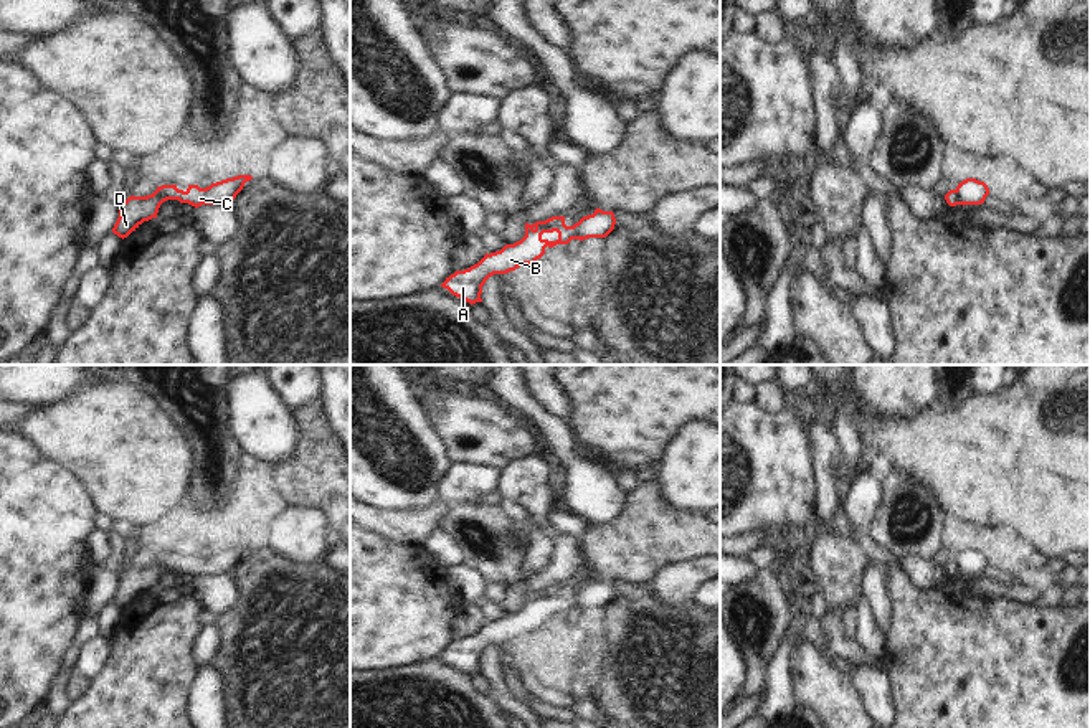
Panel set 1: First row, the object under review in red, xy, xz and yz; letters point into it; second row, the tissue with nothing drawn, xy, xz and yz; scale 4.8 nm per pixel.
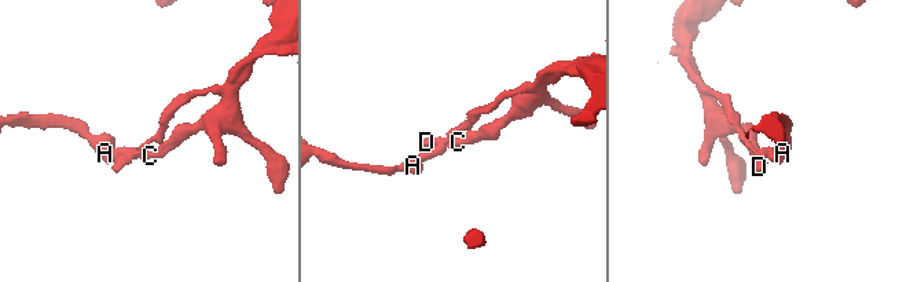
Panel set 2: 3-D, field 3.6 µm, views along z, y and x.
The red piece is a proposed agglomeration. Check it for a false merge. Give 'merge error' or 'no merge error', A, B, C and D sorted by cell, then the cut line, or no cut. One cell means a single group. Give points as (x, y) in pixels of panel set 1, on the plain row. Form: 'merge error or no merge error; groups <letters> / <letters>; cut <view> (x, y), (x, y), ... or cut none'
merge error; groups A B C / D; cut xz (563, 591), (555, 596), (537, 596), (526, 603)

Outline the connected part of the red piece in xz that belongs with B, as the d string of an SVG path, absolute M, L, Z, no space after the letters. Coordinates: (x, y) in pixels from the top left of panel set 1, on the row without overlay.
M595 579L593 584L583 586L573 596L558 594L557 598L537 598L525 606L505 614L500 621L490 622L474 636L456 641L441 654L453 665L469 672L482 672L482 655L494 644L507 644L524 634L533 634L545 624L545 617L568 614L571 609L606 607L616 594L613 581Z

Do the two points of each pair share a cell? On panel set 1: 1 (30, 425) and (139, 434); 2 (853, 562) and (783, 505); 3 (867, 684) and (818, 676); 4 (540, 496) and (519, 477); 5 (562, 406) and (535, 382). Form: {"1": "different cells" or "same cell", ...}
{"1": "same cell", "2": "different cells", "3": "different cells", "4": "same cell", "5": "same cell"}

